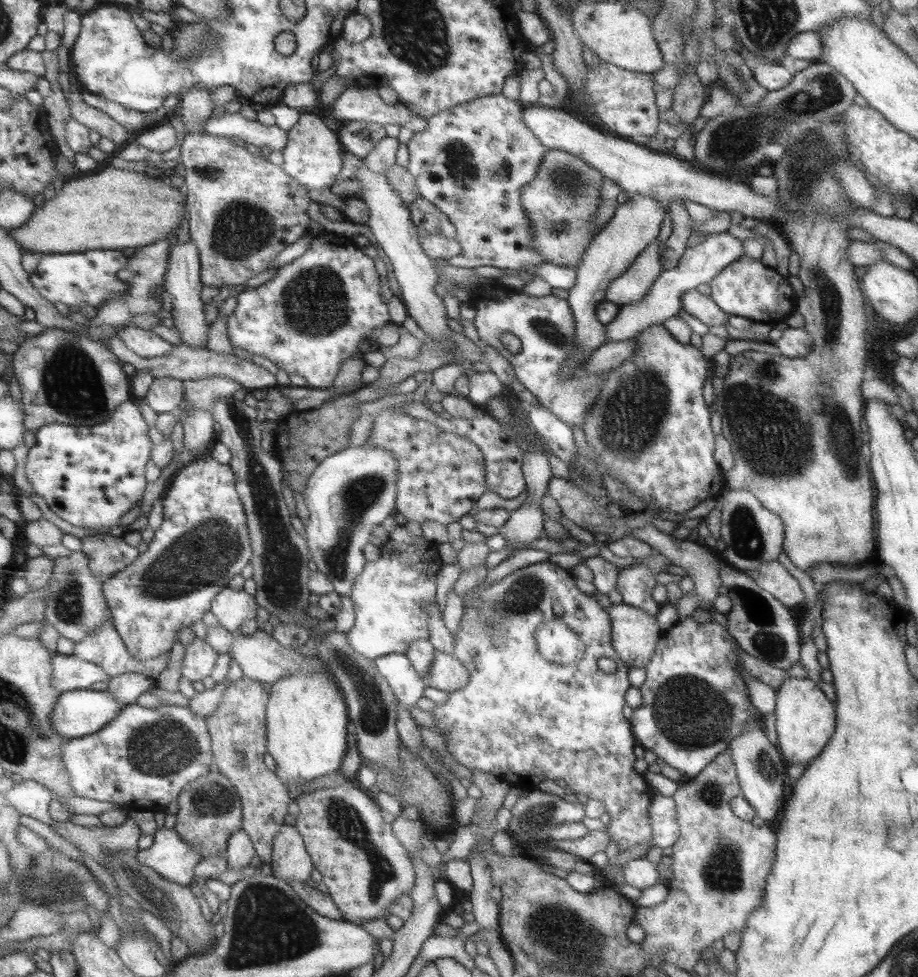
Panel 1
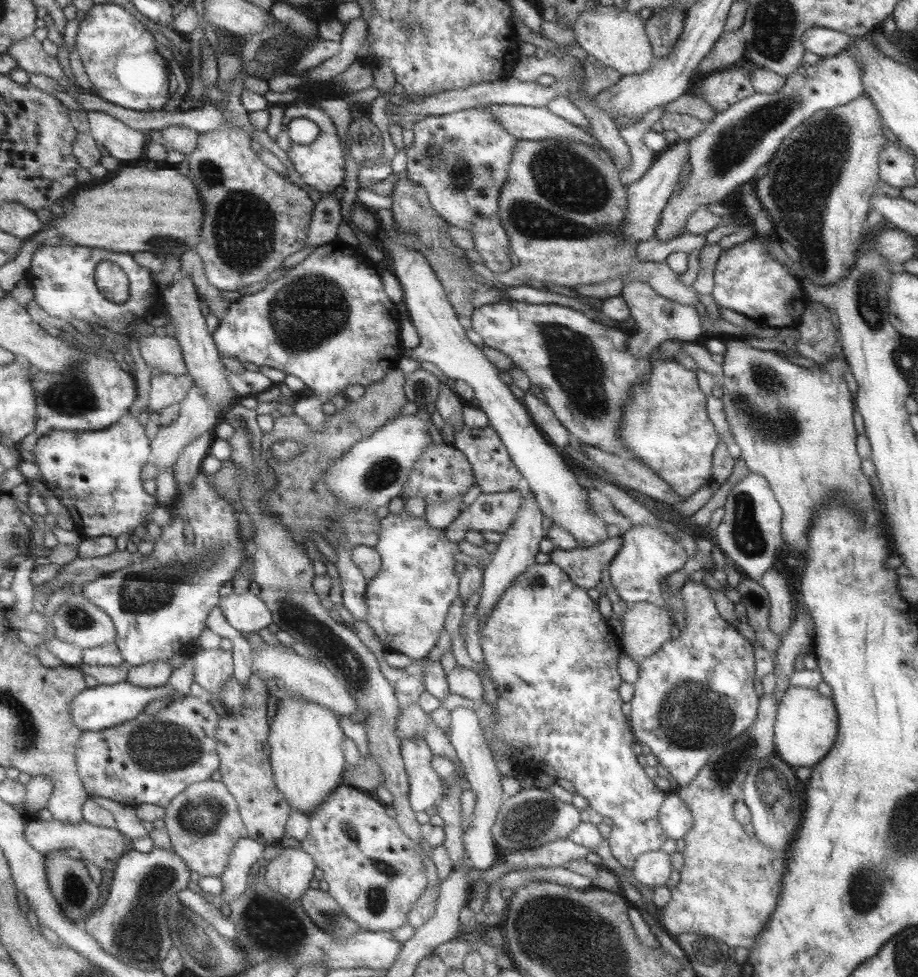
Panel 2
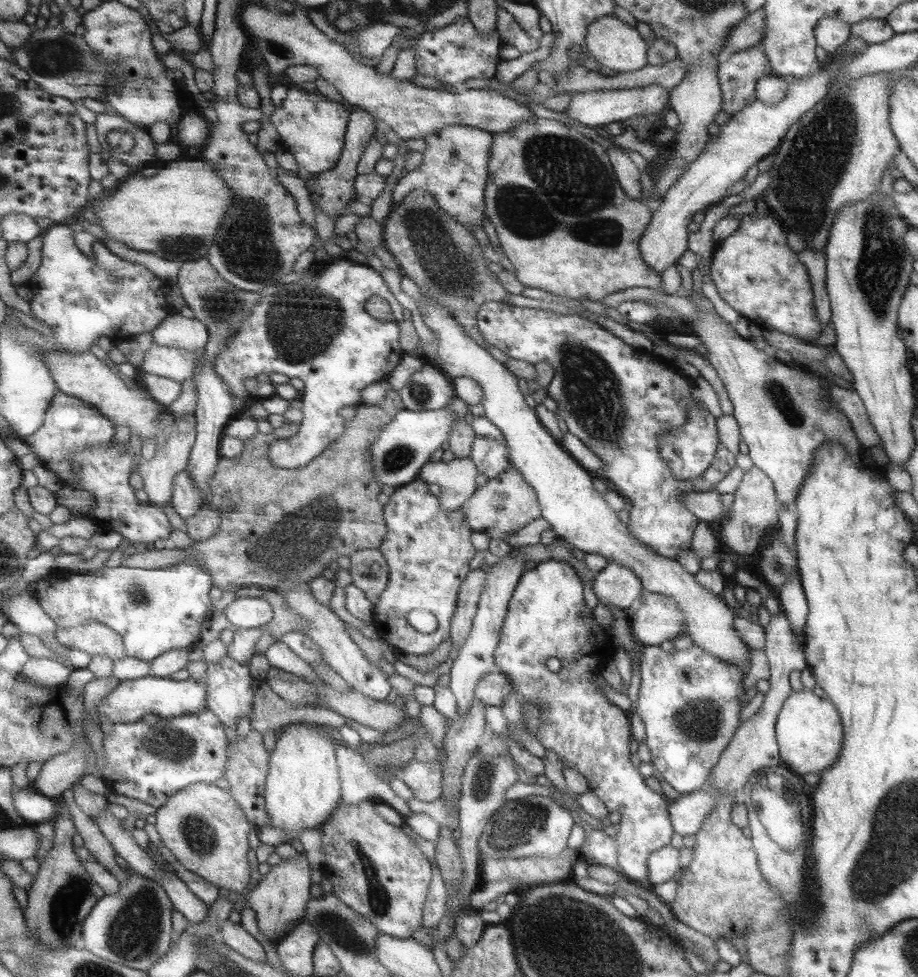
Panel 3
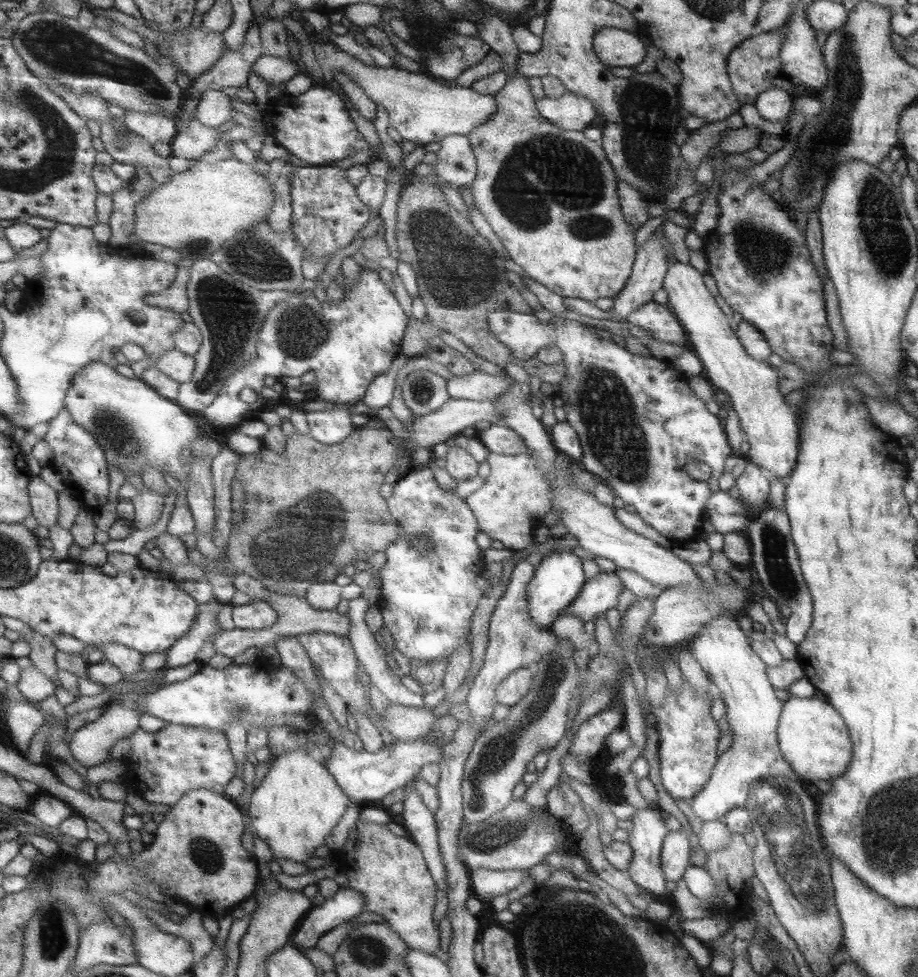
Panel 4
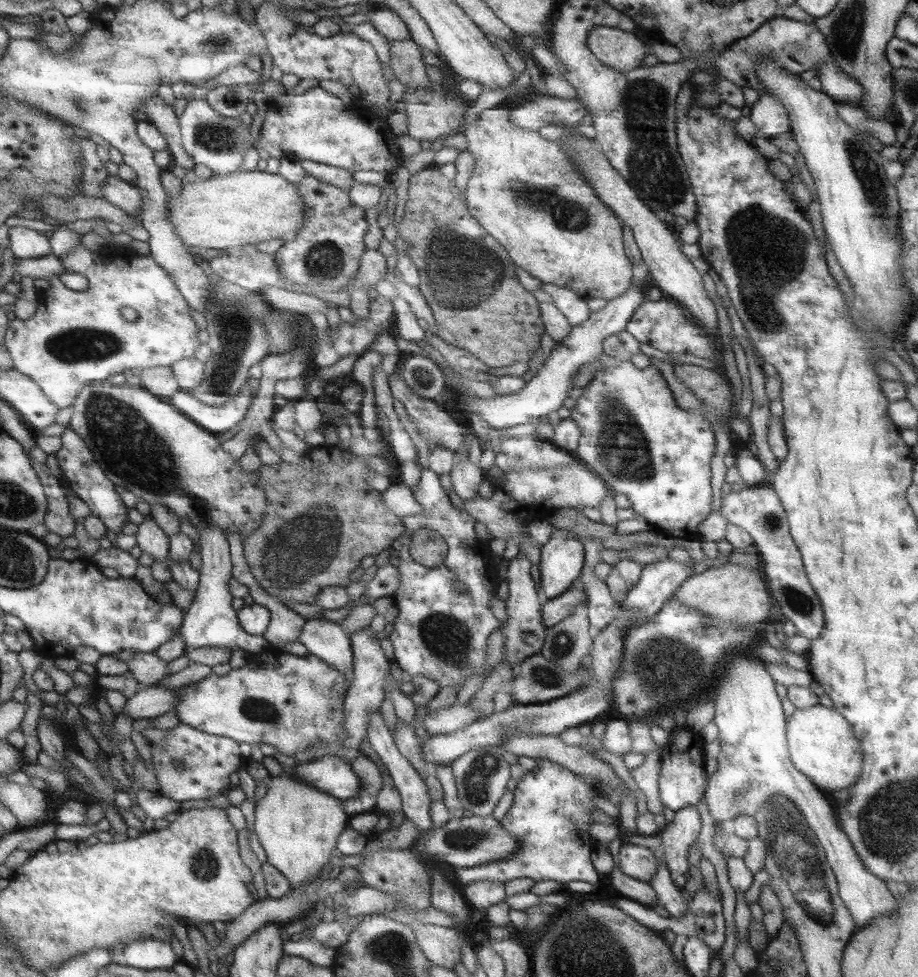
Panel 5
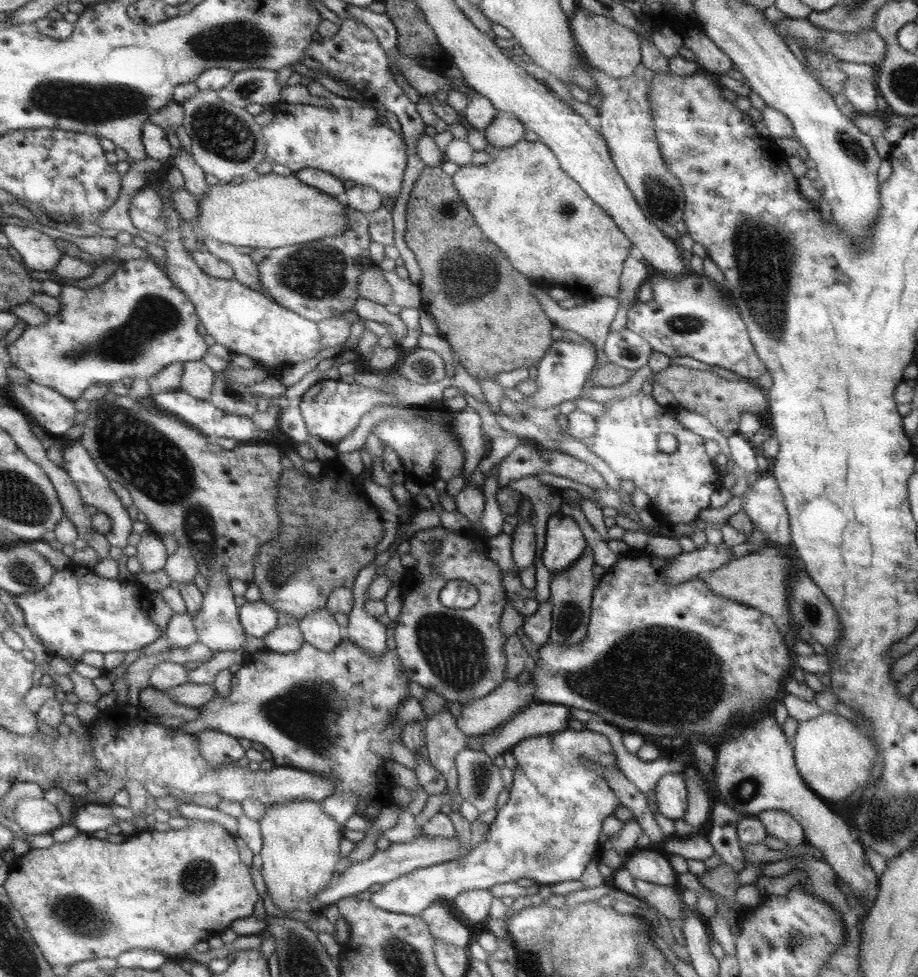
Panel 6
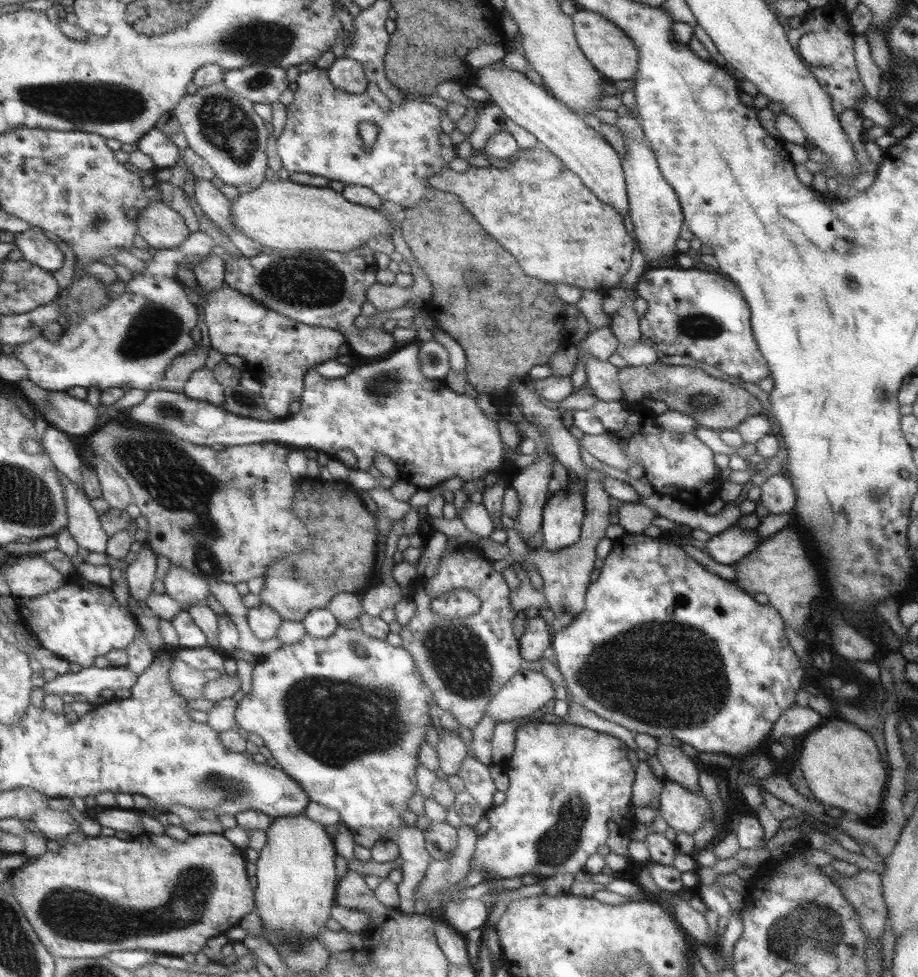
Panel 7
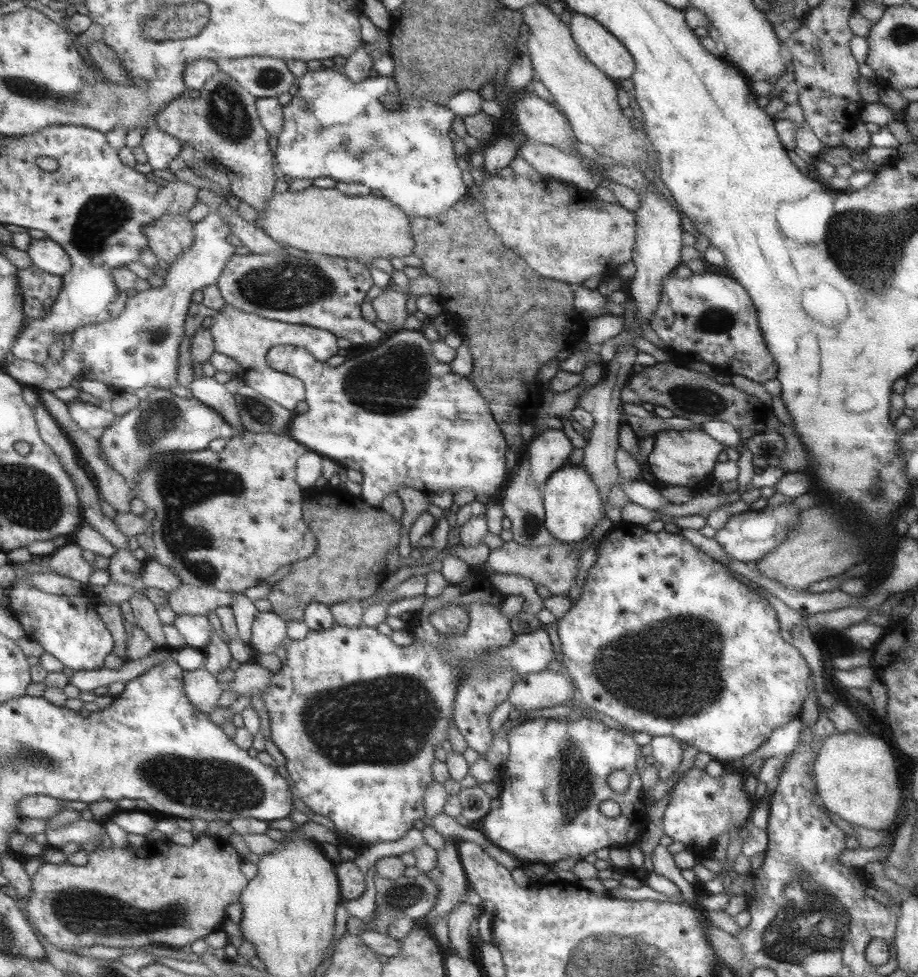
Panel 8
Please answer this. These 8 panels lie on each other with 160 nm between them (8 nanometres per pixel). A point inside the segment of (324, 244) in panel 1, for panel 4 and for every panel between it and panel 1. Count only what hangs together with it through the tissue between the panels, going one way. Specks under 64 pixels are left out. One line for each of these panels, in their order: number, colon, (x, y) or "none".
2: (327, 321)
3: (323, 336)
4: (345, 345)

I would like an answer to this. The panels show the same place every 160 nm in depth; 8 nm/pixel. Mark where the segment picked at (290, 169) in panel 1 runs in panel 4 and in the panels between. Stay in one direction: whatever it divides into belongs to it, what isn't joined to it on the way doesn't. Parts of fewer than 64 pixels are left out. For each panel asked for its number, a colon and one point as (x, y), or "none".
2: (320, 165)
3: (311, 127)
4: (314, 126)

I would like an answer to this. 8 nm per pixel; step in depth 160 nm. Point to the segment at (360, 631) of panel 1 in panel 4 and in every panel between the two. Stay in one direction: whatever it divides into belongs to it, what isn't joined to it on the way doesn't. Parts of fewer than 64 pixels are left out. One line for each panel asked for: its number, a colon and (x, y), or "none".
2: (407, 601)
3: (426, 549)
4: (426, 602)

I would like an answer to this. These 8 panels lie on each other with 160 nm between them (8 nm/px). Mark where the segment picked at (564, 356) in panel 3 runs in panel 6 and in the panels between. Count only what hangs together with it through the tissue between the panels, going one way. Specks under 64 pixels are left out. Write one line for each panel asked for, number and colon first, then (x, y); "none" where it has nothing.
4: (637, 425)
5: (632, 435)
6: (679, 484)

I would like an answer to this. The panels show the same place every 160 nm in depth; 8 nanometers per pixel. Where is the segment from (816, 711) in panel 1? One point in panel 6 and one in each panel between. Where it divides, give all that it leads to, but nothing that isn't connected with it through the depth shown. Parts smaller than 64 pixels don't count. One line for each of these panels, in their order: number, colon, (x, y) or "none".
2: (805, 727)
3: (808, 731)
4: (812, 738)
5: (821, 744)
6: (834, 758)

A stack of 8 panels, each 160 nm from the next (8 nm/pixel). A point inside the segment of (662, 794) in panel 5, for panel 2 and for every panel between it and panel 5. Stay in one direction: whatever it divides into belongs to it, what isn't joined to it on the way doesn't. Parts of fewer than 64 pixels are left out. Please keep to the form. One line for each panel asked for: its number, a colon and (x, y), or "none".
2: (696, 694)
3: (688, 702)
4: (687, 736)

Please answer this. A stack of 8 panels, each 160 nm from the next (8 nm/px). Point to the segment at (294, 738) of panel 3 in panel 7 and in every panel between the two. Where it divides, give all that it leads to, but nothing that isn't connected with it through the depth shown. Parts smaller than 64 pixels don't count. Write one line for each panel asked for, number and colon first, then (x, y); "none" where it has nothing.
4: (296, 805)
5: (297, 825)
6: (300, 844)
7: (295, 889)

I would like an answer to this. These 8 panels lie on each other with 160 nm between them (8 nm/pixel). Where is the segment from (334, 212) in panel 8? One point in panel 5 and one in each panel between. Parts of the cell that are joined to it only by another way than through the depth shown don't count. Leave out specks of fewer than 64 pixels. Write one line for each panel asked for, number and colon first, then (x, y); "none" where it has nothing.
5: (243, 208)
6: (264, 212)
7: (280, 215)

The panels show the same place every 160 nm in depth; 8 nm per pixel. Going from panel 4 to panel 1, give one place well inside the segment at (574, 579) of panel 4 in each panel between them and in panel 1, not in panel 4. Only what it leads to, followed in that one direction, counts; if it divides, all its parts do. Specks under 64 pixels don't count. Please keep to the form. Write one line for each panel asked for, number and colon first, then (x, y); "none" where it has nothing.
1: (520, 717)
2: (553, 661)
3: (546, 617)

